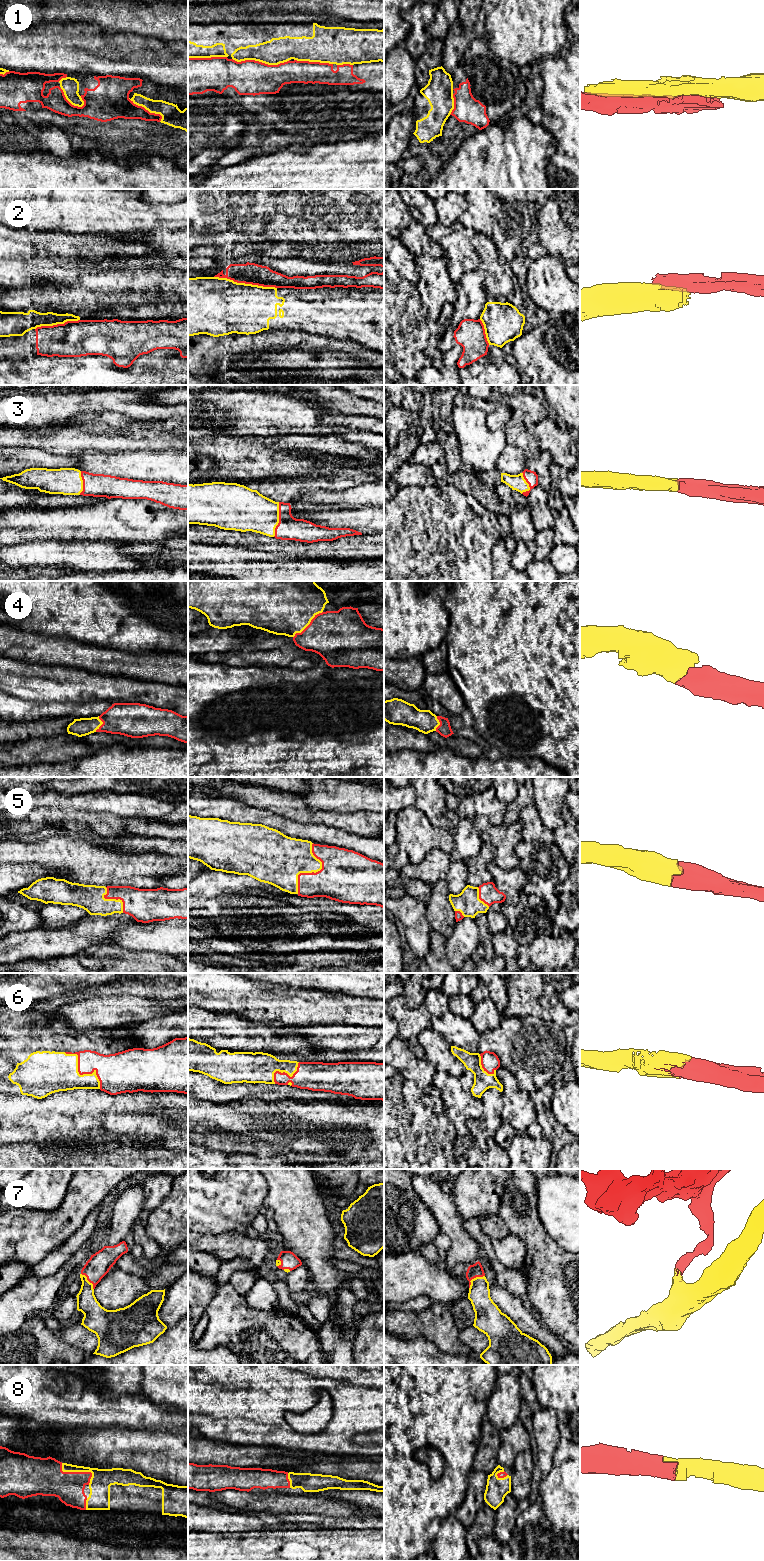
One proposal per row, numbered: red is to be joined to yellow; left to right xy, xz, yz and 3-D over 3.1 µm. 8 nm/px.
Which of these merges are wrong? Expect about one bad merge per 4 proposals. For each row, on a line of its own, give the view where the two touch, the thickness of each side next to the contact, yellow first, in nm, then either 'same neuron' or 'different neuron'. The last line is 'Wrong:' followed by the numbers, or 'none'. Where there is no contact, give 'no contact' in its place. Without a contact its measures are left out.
1: meets yellow in xz; 200 nm thick on the yellow side, 280 nm on the other; different neuron
2: meets yellow in xz; 440 nm thick on the yellow side, 180 nm on the other; different neuron
3: meets yellow in xz; 320 nm thick on the yellow side, 190 nm on the other; same neuron
4: meets yellow in xz; 500 nm thick on the yellow side, 400 nm on the other; same neuron
5: meets yellow in xz; 340 nm thick on the yellow side, 380 nm on the other; same neuron
6: meets yellow in xy; 340 nm thick on the yellow side, 220 nm on the other; same neuron
7: meets yellow in yz; 180 nm thick on the yellow side, 110 nm on the other; same neuron
8: meets yellow in xy; 170 nm thick on the yellow side, 260 nm on the other; same neuron
Wrong: 1, 2

